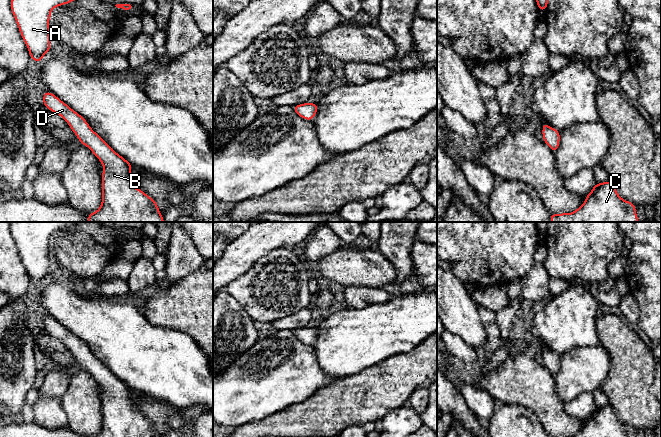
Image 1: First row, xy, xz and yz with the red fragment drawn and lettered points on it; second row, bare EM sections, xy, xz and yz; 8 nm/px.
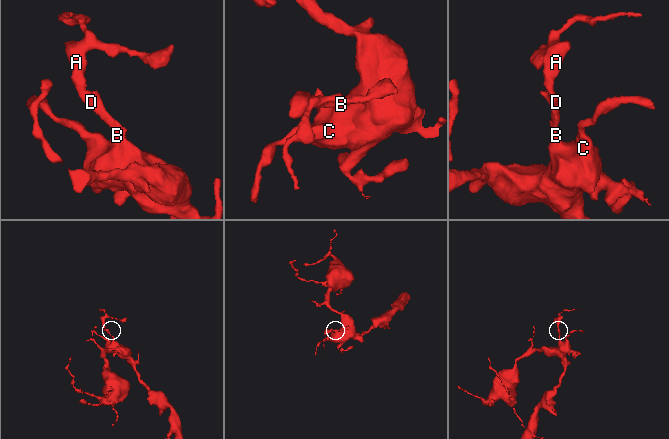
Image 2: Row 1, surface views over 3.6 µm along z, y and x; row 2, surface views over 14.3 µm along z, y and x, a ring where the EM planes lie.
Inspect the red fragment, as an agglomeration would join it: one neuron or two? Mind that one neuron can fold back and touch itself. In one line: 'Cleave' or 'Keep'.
Keep

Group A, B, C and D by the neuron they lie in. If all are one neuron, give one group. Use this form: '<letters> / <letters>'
A B C D

